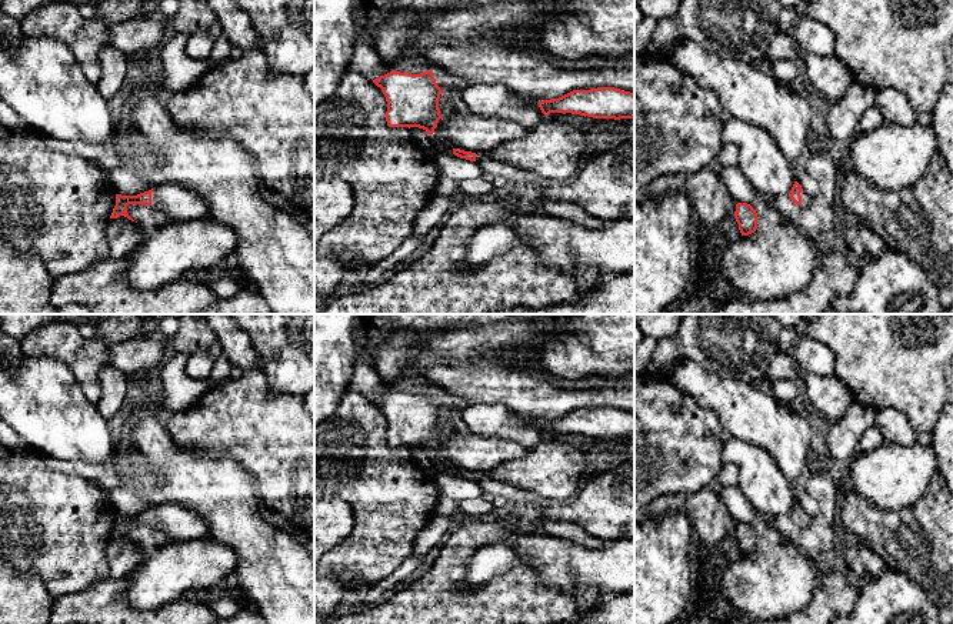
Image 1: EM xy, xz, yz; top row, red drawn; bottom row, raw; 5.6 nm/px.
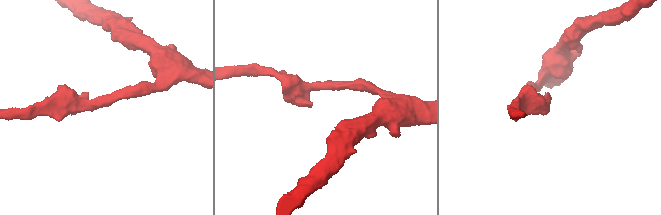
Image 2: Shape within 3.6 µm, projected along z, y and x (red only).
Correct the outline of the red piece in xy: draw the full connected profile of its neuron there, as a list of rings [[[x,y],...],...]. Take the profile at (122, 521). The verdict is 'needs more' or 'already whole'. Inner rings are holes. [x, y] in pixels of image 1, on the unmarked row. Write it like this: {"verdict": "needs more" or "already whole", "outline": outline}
{"verdict": "needs more", "outline": [[[164,503],[137,515],[116,514],[116,525],[110,538],[124,535],[134,541],[127,533],[129,524],[159,527],[173,541],[209,538],[207,523],[194,511],[176,503]]]}

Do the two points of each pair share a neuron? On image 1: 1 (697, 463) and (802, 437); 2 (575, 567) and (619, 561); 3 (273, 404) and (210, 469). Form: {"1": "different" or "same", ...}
{"1": "different", "2": "same", "3": "different"}

